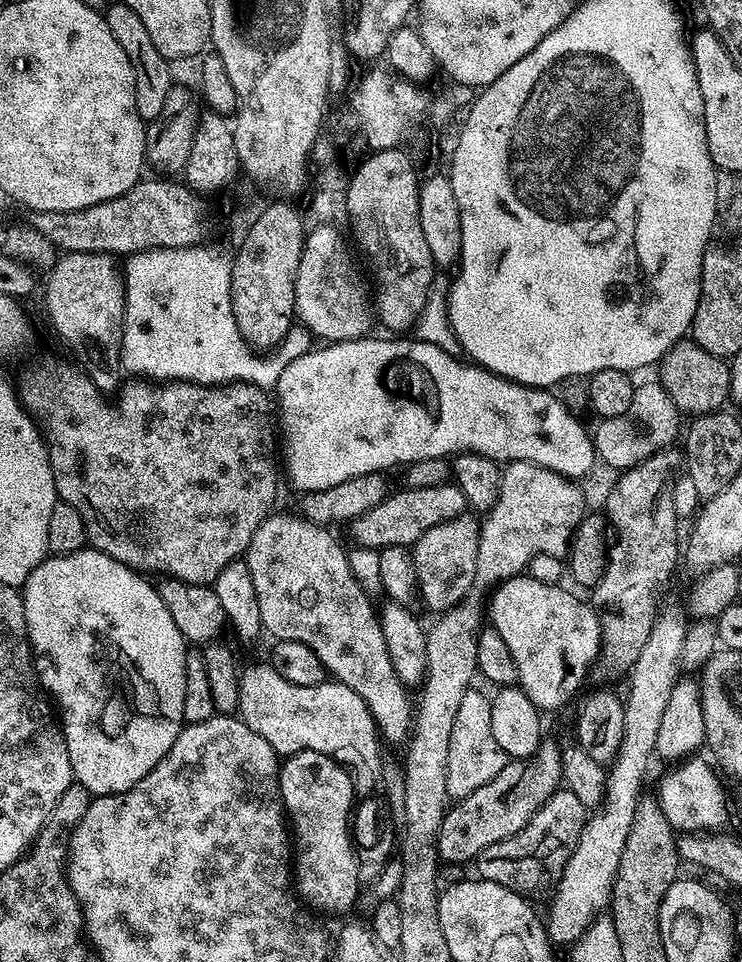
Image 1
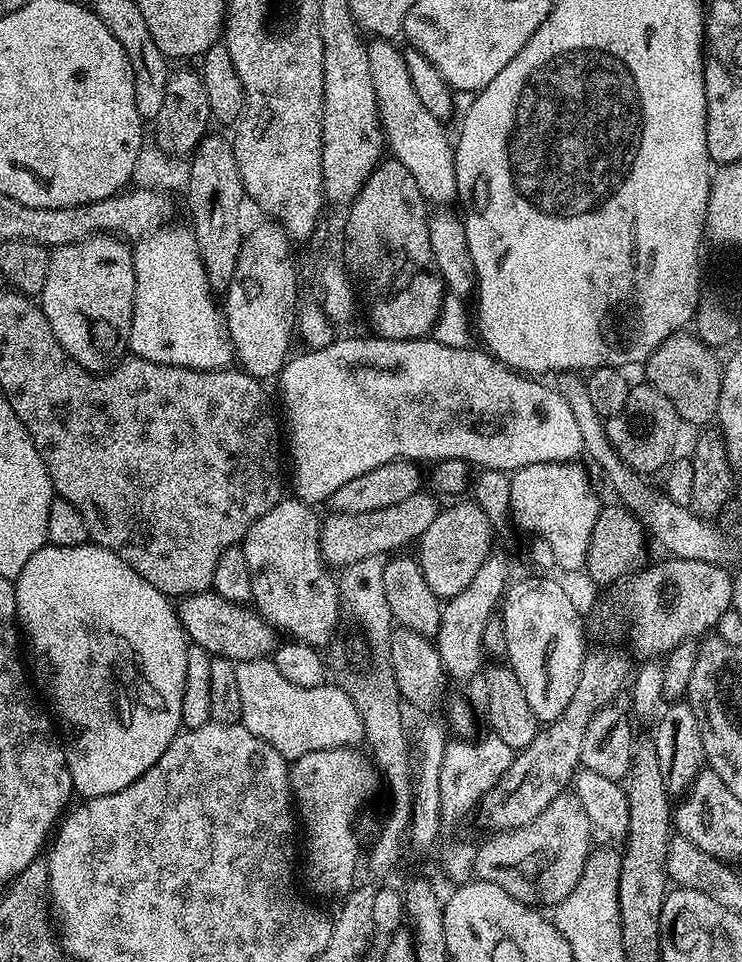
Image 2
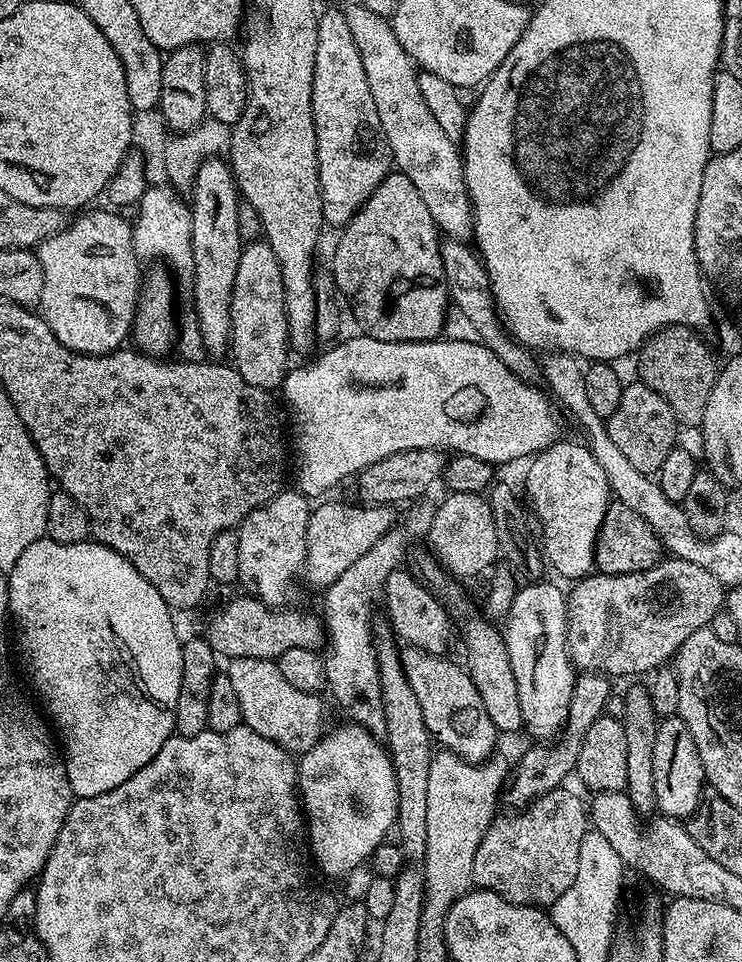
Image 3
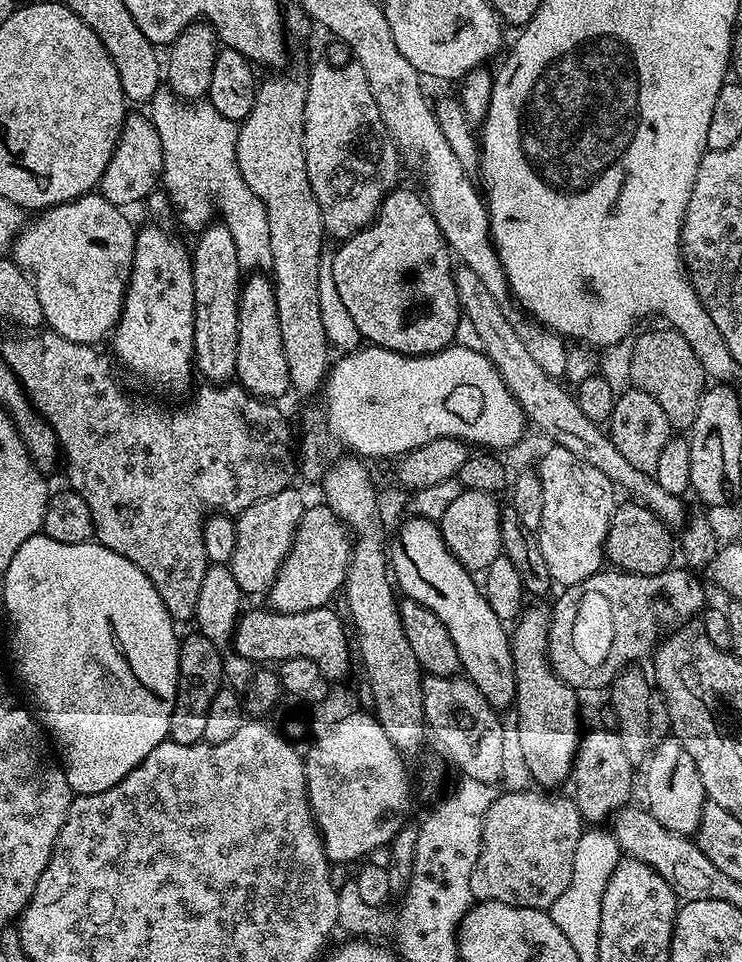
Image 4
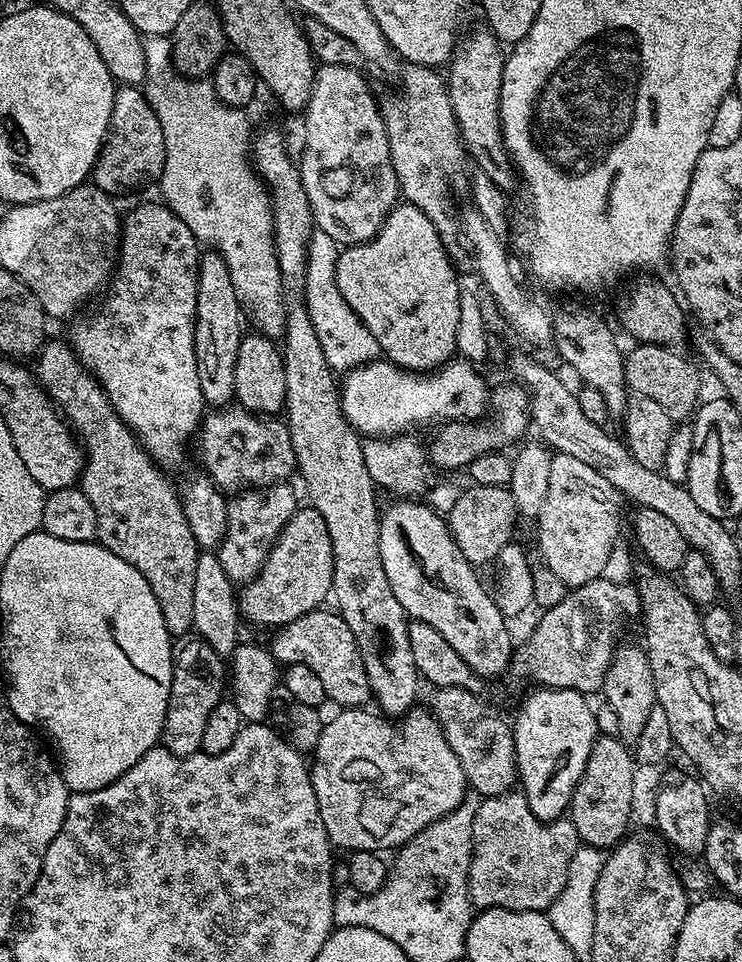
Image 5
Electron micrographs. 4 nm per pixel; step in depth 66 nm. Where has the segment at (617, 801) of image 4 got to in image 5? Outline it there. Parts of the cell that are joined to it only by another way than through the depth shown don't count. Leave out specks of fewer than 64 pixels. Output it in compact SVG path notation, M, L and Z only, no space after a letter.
M600 736L592 741L590 758L586 758L586 770L572 795L570 819L574 830L580 836L581 845L611 850L629 835L628 823L632 820L632 803L636 800L636 771L633 753L625 741L615 736Z

